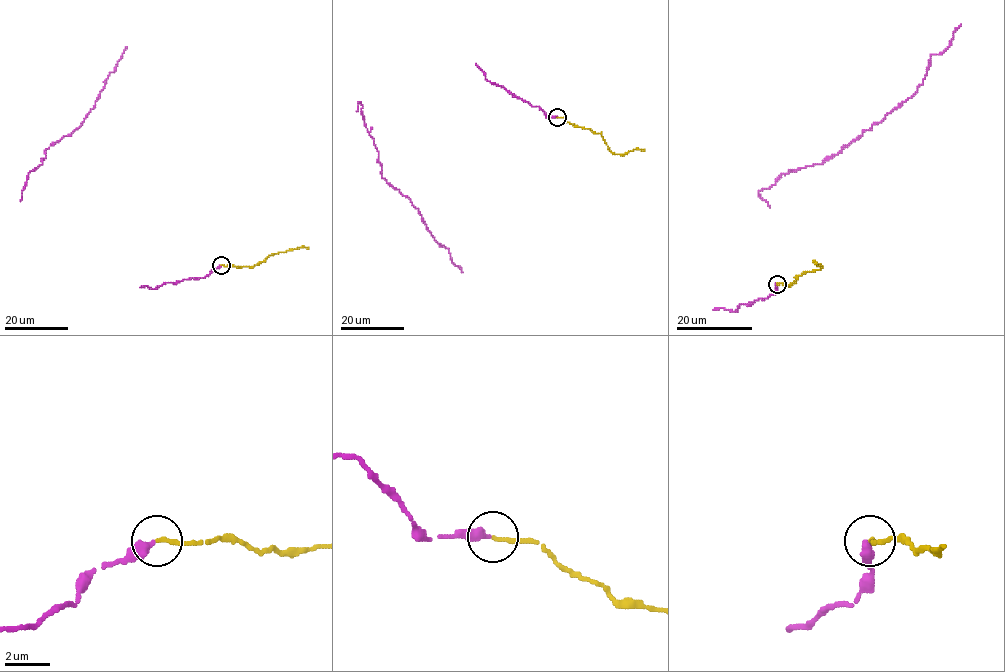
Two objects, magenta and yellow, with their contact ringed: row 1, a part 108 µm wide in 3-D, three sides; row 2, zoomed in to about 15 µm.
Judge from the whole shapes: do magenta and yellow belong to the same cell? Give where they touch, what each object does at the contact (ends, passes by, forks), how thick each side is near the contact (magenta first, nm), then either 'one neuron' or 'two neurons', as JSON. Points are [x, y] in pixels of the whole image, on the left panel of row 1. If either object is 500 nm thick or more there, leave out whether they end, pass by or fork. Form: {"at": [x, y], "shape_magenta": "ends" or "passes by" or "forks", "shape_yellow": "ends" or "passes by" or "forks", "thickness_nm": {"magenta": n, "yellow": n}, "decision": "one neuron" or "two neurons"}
{"at": [221, 265], "shape_magenta": "ends", "shape_yellow": "ends", "thickness_nm": {"magenta": 400, "yellow": 190}, "decision": "one neuron"}

